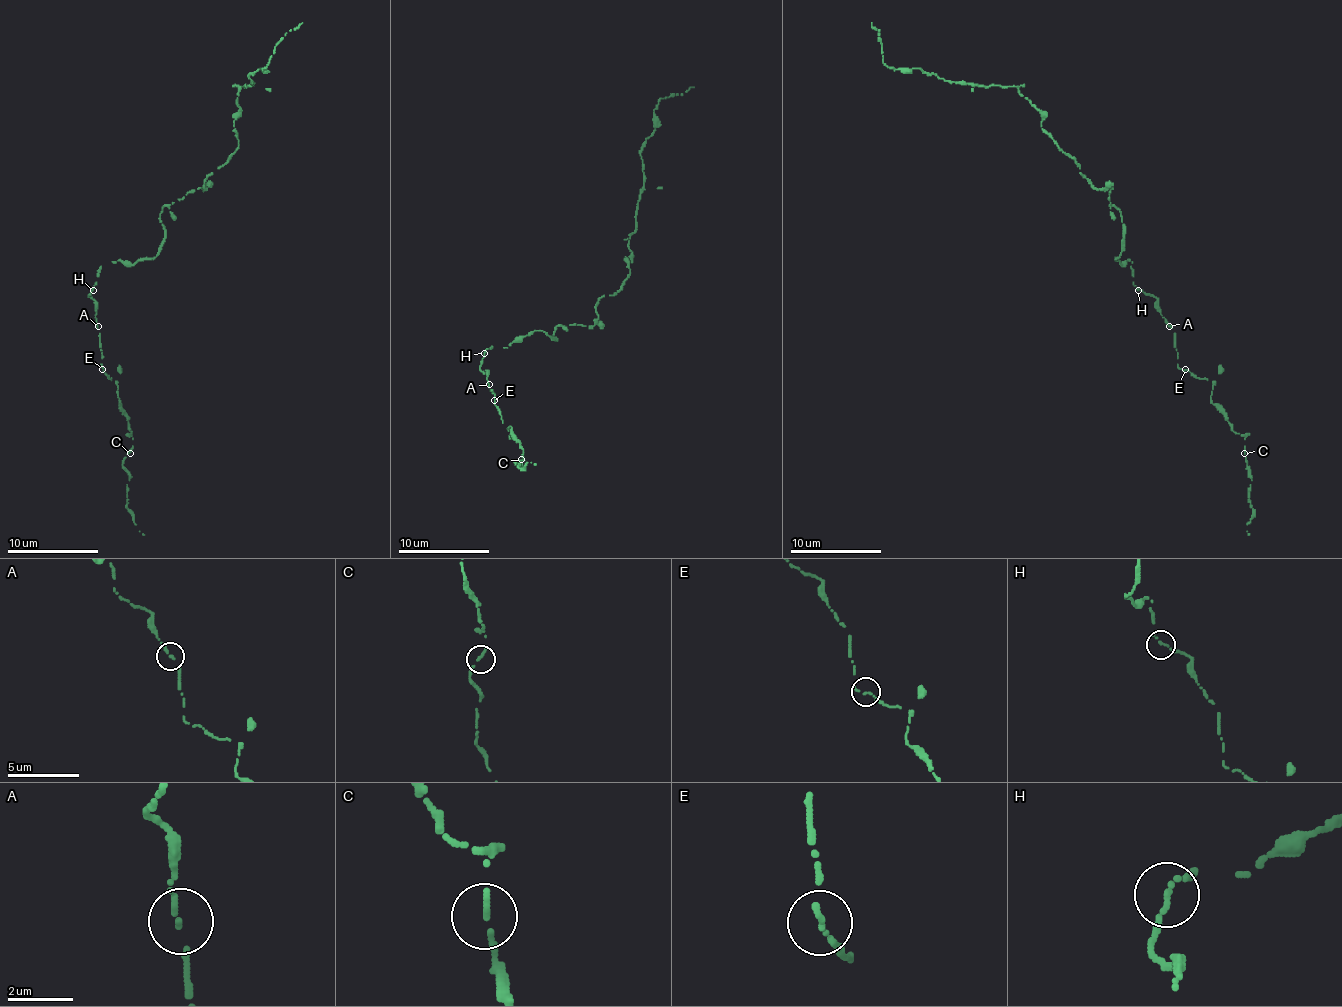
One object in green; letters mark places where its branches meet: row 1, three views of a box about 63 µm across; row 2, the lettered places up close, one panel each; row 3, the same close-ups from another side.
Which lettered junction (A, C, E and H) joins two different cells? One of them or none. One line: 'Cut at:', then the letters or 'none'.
Cut at: none

